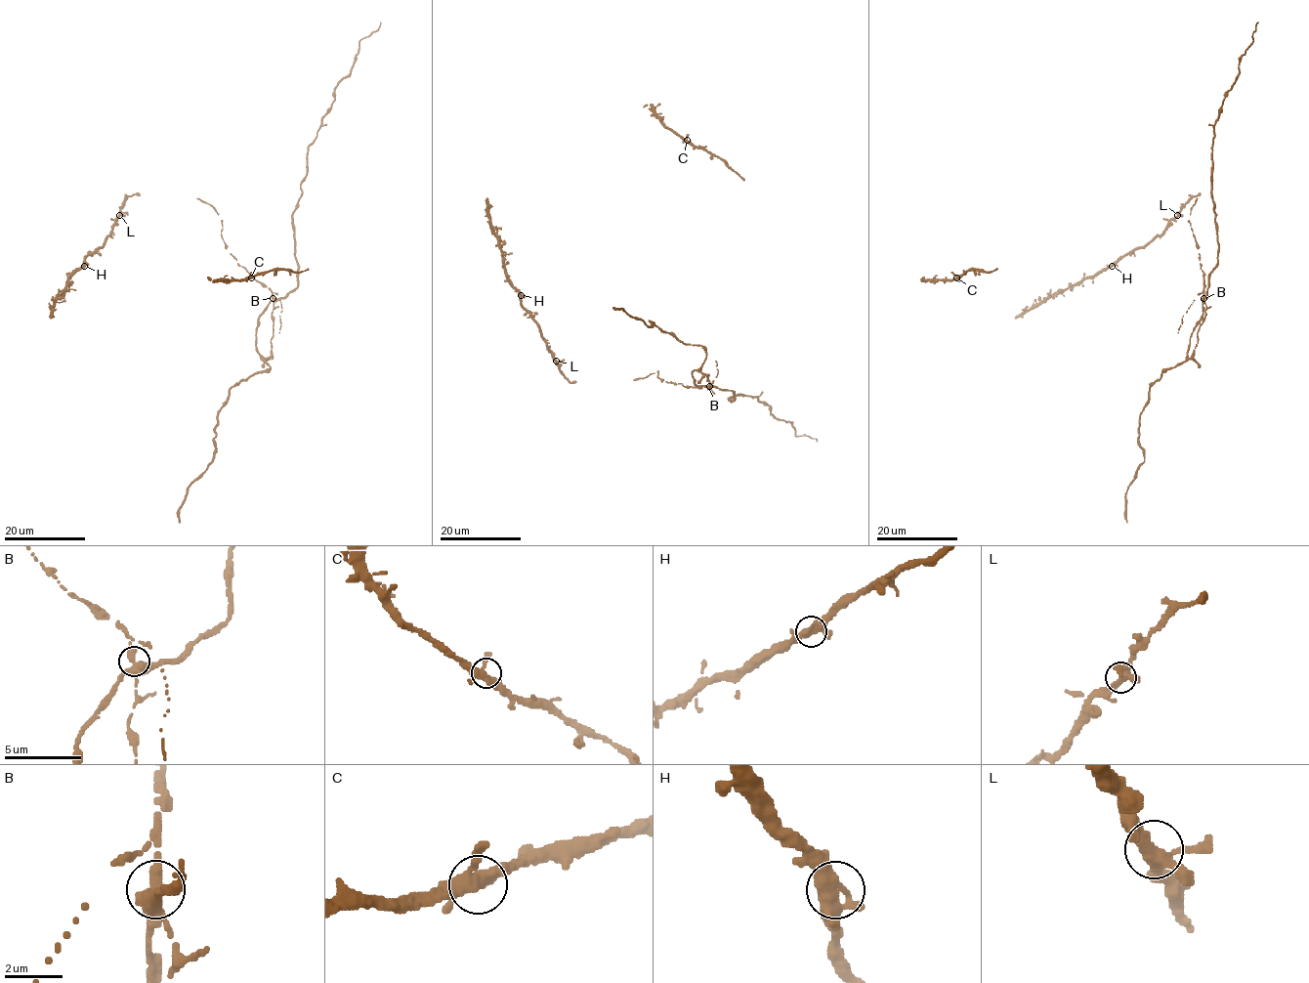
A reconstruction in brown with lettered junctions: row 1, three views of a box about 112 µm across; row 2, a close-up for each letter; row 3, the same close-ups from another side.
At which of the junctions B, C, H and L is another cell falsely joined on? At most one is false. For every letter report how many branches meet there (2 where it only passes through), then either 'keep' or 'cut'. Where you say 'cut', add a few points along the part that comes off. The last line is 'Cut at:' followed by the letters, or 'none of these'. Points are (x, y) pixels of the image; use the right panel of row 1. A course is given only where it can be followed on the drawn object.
B: branches 4; cut; course (1203, 298), (1203, 273), (1189, 220), (1197, 197)
C: branches 4; keep
H: branches 4; keep
L: branches 4; keep
Cut at: B

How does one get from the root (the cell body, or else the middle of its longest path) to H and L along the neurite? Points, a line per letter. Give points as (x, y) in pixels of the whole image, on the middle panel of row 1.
H: (569, 380), (557, 364), (537, 323), (522, 305), (521, 295)
L: (569, 380), (556, 361)

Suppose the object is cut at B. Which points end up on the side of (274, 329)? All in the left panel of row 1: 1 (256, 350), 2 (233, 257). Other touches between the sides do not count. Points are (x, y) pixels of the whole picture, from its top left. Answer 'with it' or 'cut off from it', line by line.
1: cut off from it
2: with it

